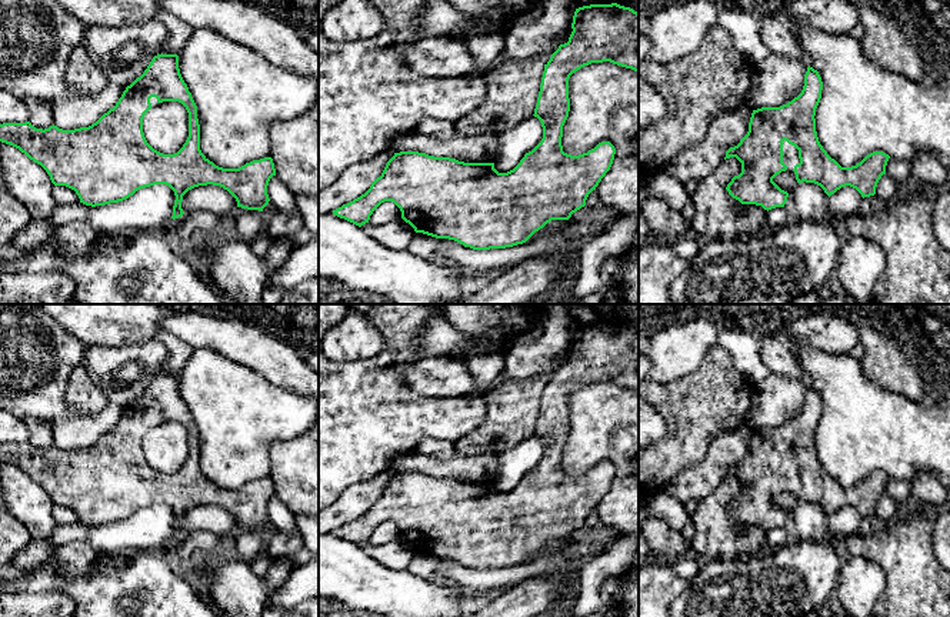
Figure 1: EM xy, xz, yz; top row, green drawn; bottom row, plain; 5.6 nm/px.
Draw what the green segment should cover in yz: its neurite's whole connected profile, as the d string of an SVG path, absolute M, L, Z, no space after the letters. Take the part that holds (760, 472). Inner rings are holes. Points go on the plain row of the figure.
M807 387L801 413L780 427L761 427L753 430L749 451L734 467L726 471L726 478L736 477L741 483L741 493L727 504L729 514L741 524L761 526L764 530L784 527L789 513L781 510L773 498L781 491L793 491L797 503L814 503L830 517L841 507L856 508L861 517L876 514L876 507L890 478L883 471L867 474L851 487L841 487L831 478L819 461L816 451L816 428L821 418L823 401L817 390Z

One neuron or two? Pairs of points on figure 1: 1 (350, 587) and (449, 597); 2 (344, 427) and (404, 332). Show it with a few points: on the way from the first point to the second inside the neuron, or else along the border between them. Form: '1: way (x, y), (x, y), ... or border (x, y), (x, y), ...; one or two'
1: way (374, 589), (397, 597), (424, 597); one
2: way (364, 403), (376, 386), (376, 366), (386, 356); one

